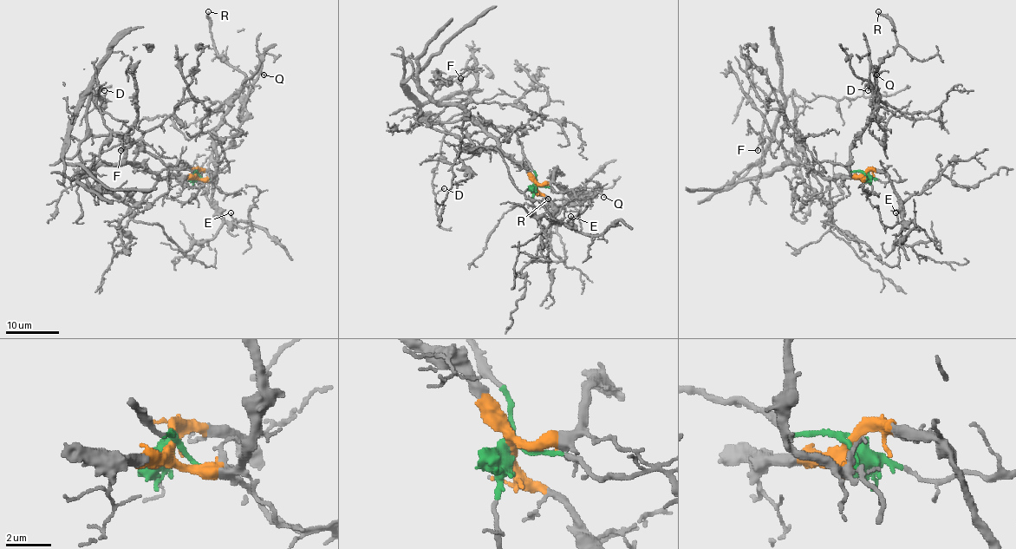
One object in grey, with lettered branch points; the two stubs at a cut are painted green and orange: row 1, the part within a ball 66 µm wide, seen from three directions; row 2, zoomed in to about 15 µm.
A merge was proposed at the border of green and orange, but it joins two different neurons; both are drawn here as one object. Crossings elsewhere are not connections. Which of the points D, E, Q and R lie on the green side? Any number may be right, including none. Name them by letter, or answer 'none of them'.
D

